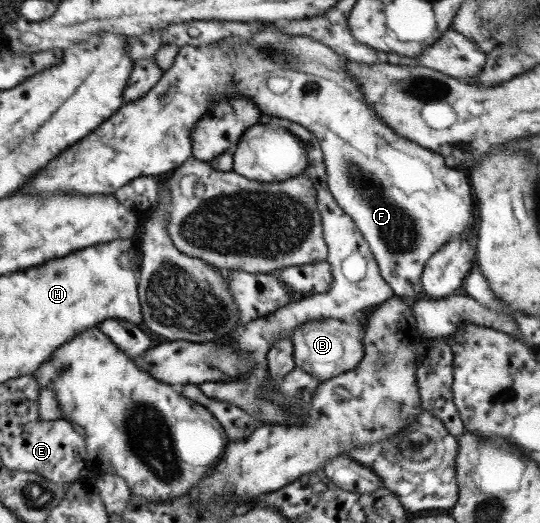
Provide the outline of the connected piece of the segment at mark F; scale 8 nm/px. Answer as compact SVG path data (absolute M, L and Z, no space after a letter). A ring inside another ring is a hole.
M274 29L256 33L248 43L230 45L184 46L177 51L171 66L160 76L154 88L140 99L122 104L108 119L98 124L86 137L79 139L53 157L33 178L19 187L18 194L80 195L112 194L131 179L140 176L160 178L191 156L189 131L199 117L220 98L242 93L250 98L261 115L287 119L305 127L319 143L329 192L338 207L352 218L355 228L368 244L379 274L394 296L408 302L422 292L420 276L426 260L446 242L465 236L476 218L476 205L467 175L444 165L443 156L424 149L396 135L370 109L362 97L362 88L353 82L345 59L324 43L311 37L288 37Z

